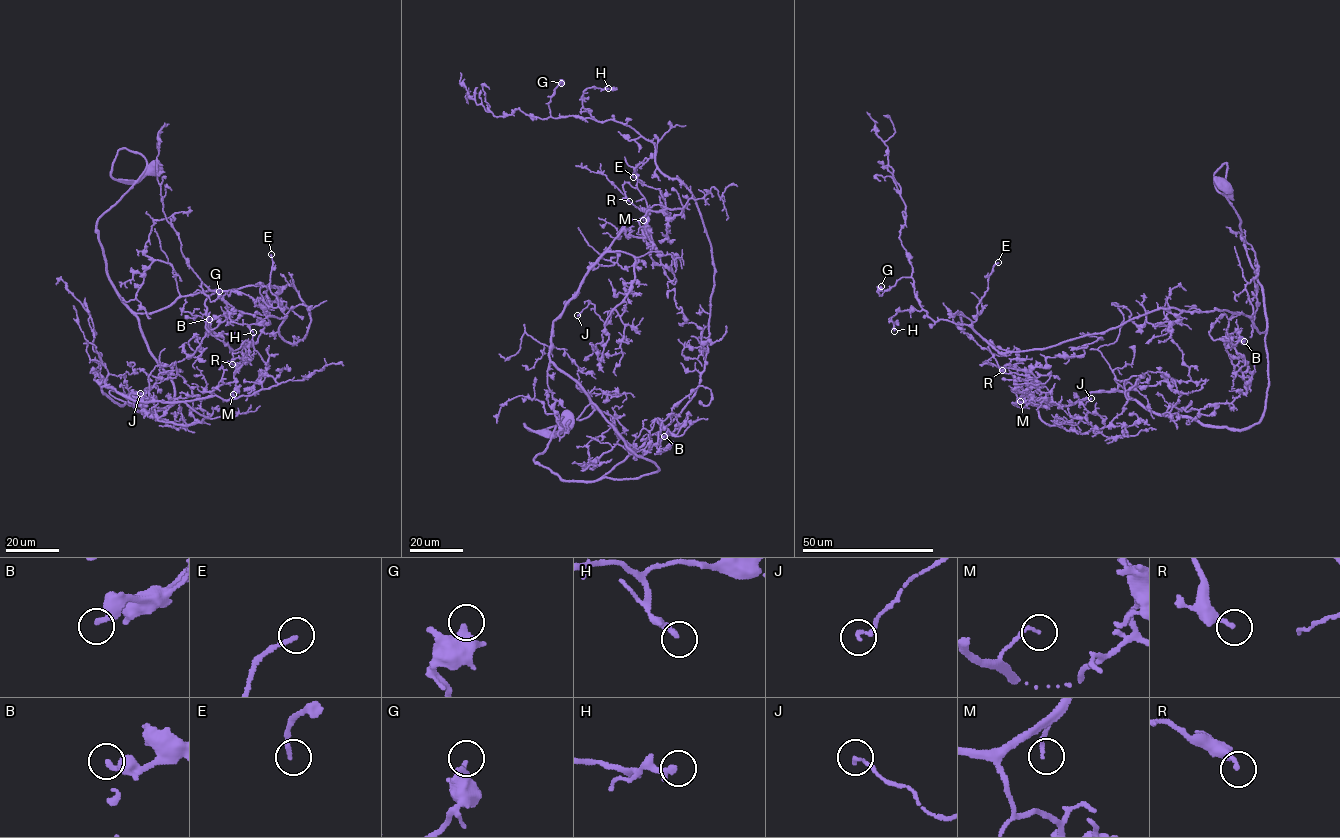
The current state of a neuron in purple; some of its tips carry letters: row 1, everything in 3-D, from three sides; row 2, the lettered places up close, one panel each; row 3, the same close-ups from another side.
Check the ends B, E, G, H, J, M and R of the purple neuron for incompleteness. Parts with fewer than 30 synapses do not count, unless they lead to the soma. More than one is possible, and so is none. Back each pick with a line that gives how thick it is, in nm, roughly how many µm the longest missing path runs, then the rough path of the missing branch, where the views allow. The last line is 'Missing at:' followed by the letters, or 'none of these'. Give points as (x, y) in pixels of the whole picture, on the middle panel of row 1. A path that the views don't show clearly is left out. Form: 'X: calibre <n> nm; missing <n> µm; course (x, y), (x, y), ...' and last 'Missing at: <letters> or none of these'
Missing at: none of these

